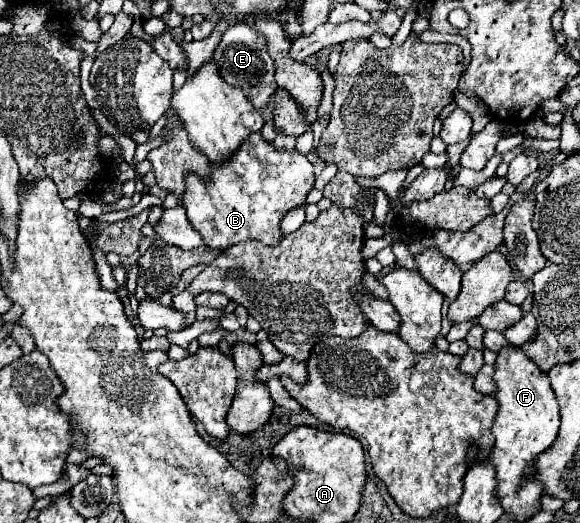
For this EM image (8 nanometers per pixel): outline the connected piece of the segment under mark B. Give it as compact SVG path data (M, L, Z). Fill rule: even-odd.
M260 131L252 133L240 145L240 149L230 155L230 159L222 163L212 163L210 167L212 169L206 179L196 173L186 173L184 175L186 189L182 195L182 205L188 213L188 219L192 221L194 229L204 237L204 243L210 249L226 249L230 245L236 245L248 239L258 239L258 241L266 241L266 245L274 245L282 237L280 219L284 217L284 213L304 205L308 191L314 187L312 163L298 151L276 149L274 143L266 141Z

